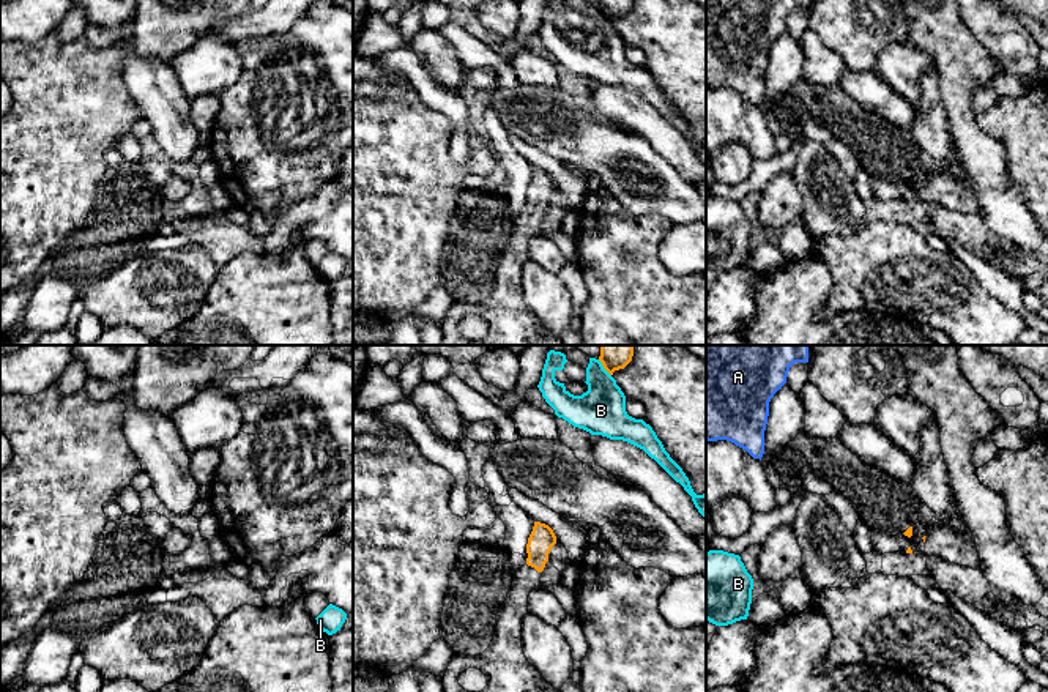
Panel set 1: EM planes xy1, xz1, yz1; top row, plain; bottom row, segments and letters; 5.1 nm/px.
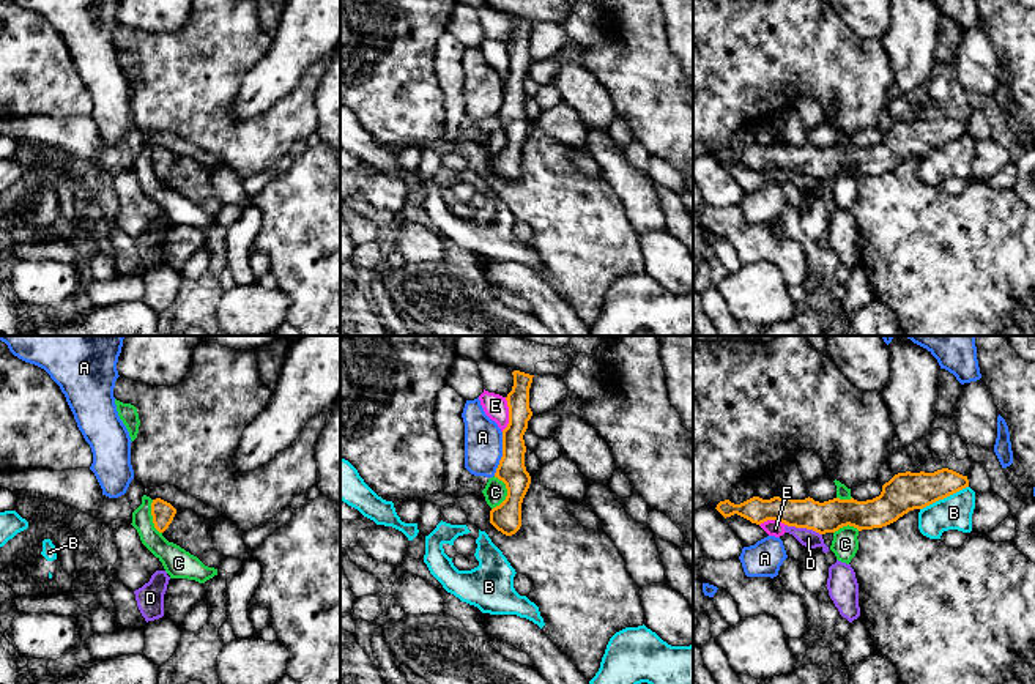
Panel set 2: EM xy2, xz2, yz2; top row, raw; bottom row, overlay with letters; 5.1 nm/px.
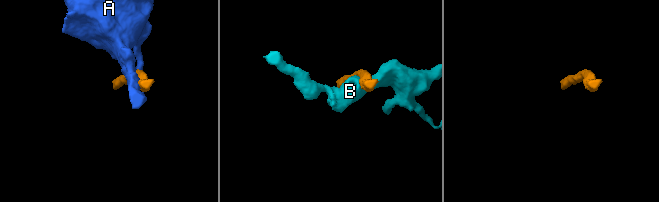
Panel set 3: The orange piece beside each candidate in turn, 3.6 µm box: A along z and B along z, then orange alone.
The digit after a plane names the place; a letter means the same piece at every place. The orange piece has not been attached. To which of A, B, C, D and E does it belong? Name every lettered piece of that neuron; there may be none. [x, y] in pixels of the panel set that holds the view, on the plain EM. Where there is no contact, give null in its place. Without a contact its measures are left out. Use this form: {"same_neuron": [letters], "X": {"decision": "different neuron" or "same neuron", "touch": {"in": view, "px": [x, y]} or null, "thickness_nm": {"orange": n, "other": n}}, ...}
{"same_neuron": [], "A": {"decision": "different neuron", "touch": {"in": "xz2", "px": [503, 101]}, "thickness_nm": {"orange": 140, "other": 190}}, "B": {"decision": "different neuron", "touch": {"in": "yz2", "px": [944, 144]}, "thickness_nm": {"orange": 200, "other": 180}}, "C": {"decision": "different neuron", "touch": {"in": "xz2", "px": [508, 141]}, "thickness_nm": {"orange": 150, "other": 120}}, "D": {"decision": "different neuron", "touch": {"in": "yz2", "px": [804, 174]}, "thickness_nm": {"orange": 160, "other": 90}}, "E": {"decision": "different neuron", "touch": {"in": "xz2", "px": [509, 62]}, "thickness_nm": {"orange": 130, "other": 120}}}

